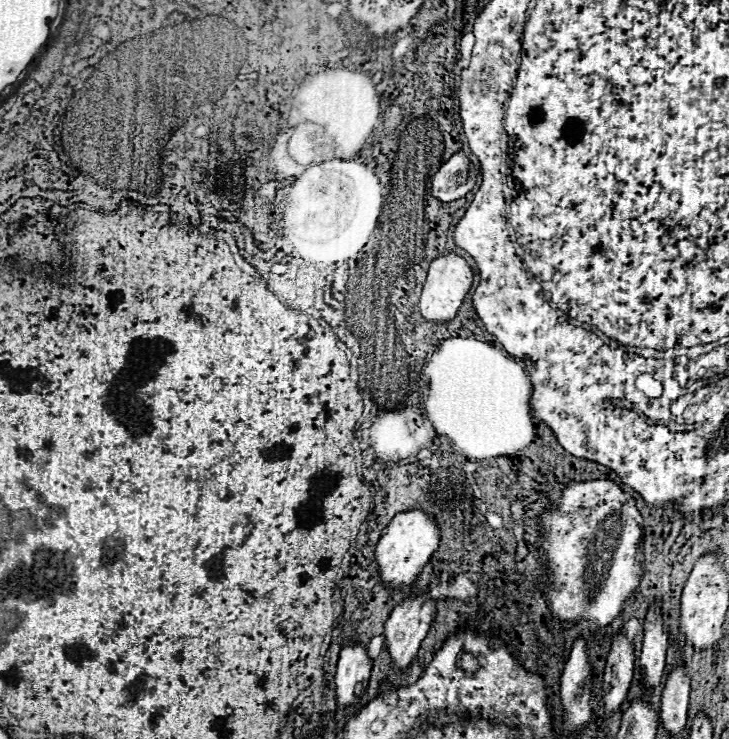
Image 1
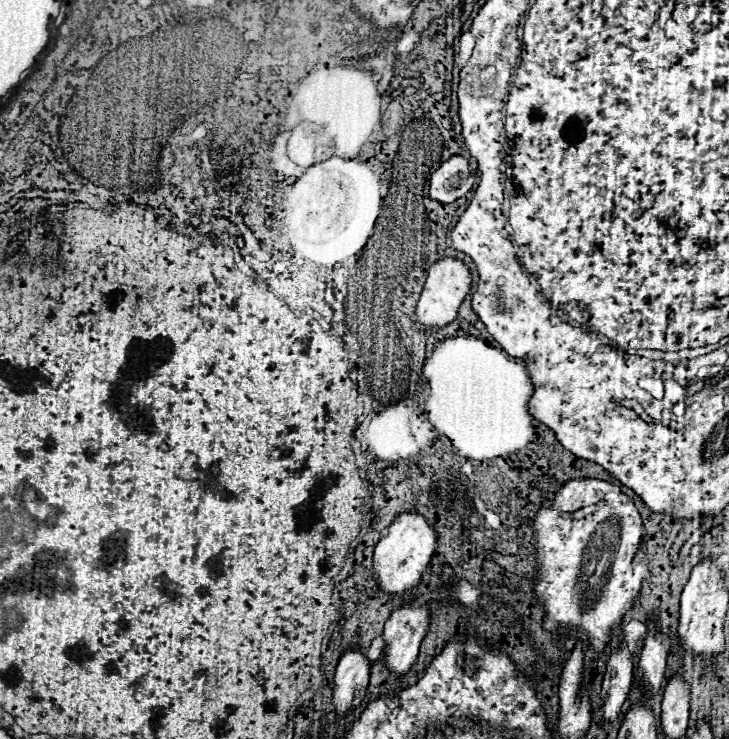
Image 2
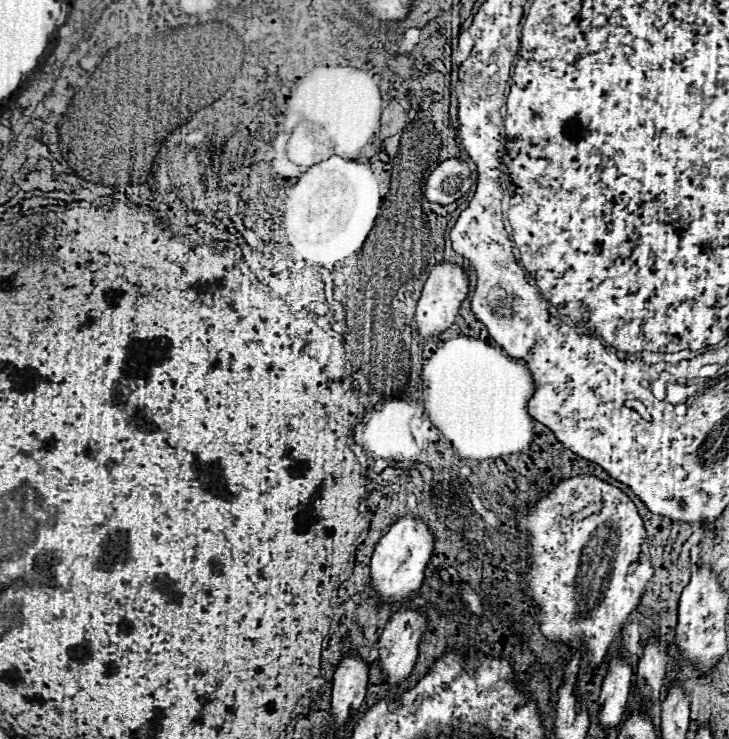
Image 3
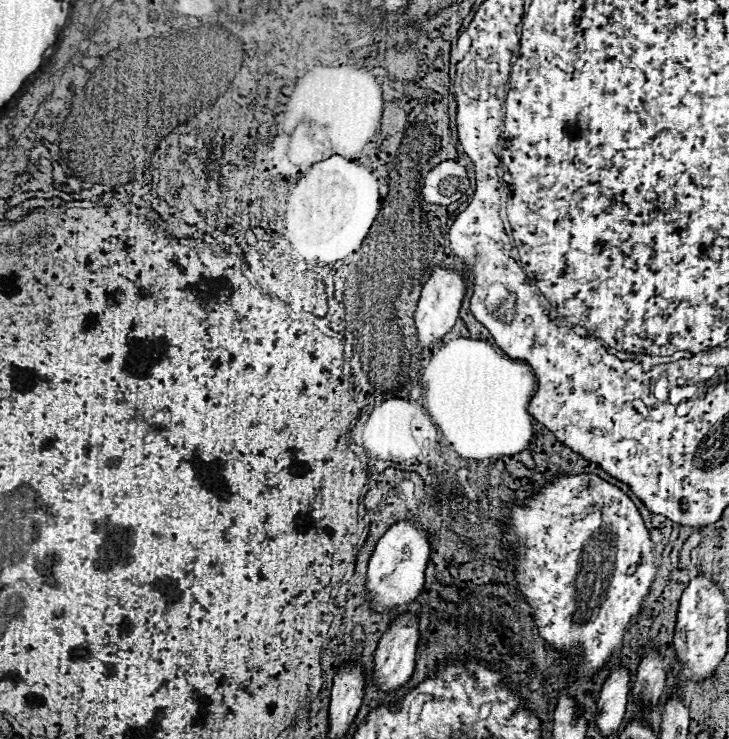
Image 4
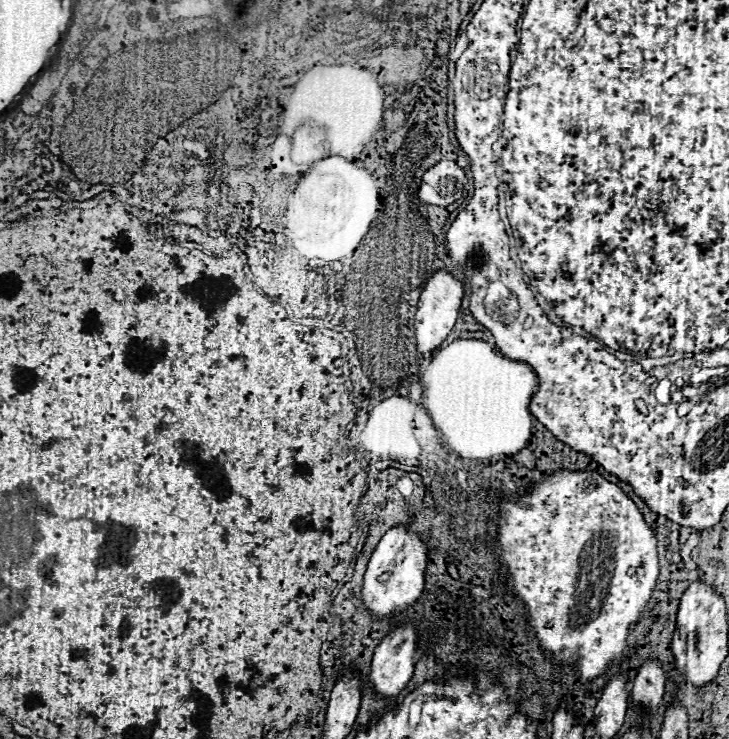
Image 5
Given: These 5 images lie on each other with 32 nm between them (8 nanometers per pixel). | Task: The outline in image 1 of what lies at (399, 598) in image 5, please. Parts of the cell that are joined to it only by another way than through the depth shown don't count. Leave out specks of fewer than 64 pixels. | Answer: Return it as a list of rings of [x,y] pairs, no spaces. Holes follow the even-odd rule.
[[[424,510],[398,512],[392,518],[392,522],[386,526],[386,530],[376,546],[376,564],[378,564],[382,582],[386,582],[390,588],[414,584],[420,570],[430,560],[430,556],[438,548],[438,544],[440,544],[440,526],[434,520],[434,516],[426,514]]]

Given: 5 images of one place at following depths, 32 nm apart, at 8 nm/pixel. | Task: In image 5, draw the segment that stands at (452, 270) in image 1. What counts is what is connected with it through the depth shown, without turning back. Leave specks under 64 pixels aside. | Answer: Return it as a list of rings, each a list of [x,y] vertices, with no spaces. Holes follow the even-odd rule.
[[[436,270],[430,280],[426,282],[420,302],[418,302],[418,310],[416,310],[416,318],[414,318],[414,328],[416,328],[416,342],[418,342],[418,352],[420,354],[430,354],[432,350],[436,350],[444,338],[450,334],[450,330],[456,324],[458,318],[458,310],[460,310],[460,300],[464,296],[464,286],[462,282],[452,276],[446,270]]]

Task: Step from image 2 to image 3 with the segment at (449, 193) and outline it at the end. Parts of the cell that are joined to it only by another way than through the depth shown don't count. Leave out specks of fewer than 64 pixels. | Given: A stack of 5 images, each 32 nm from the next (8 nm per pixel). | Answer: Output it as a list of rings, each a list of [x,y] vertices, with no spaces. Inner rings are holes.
[[[450,158],[442,162],[426,180],[426,198],[442,206],[462,198],[472,186],[470,168],[460,158]]]

